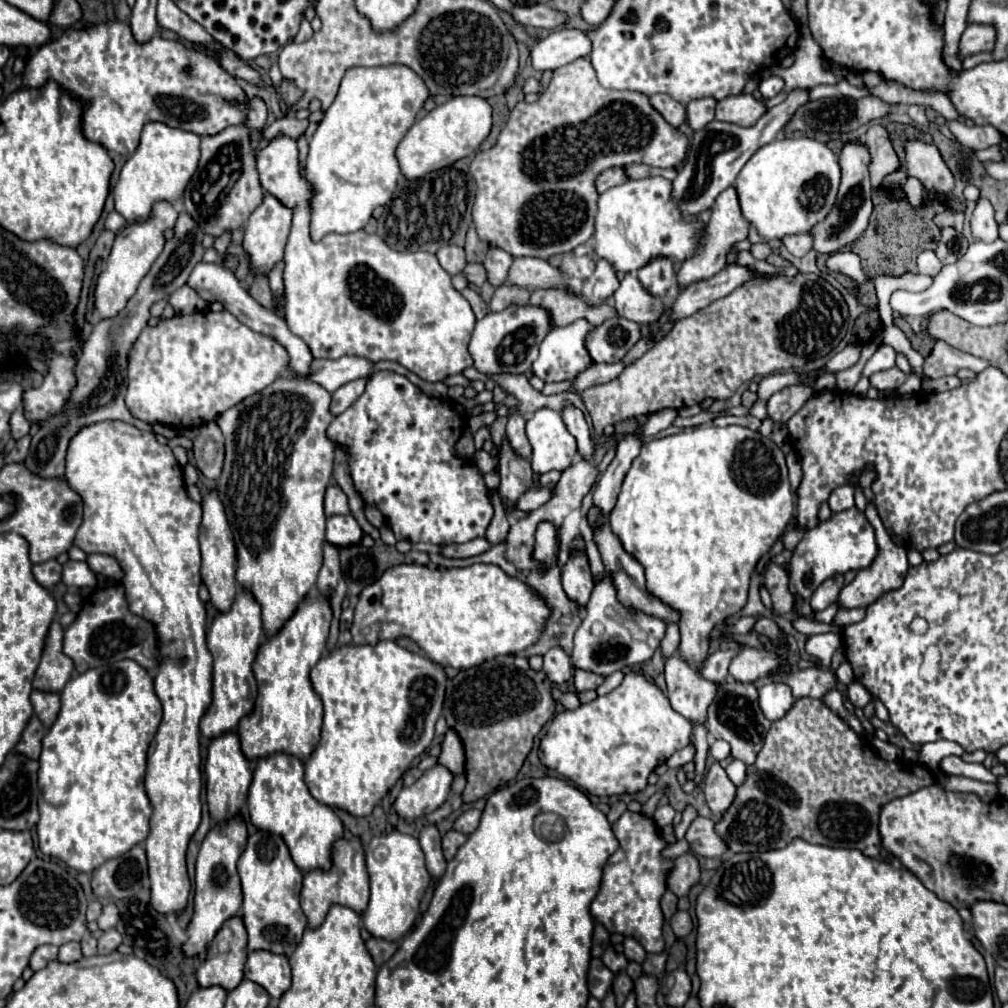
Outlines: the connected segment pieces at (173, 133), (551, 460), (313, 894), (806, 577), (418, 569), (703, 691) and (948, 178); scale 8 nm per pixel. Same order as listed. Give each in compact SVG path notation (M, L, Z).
M146 123L136 153L124 163L120 181L114 187L116 211L128 221L144 221L152 213L152 205L158 201L176 203L194 175L200 159L200 137L188 131L172 129L162 123Z
M538 409L526 421L526 435L532 445L532 469L536 473L564 471L570 467L578 447L558 411Z
M352 837L352 839L340 839L330 855L332 859L332 867L326 869L312 869L308 873L304 873L304 883L302 883L302 893L300 893L300 905L304 915L308 917L308 927L318 927L330 905L346 905L350 909L354 909L356 913L362 913L364 907L368 905L368 871L366 871L366 863L364 863L364 849L360 843L360 837Z
M856 507L832 513L828 521L820 521L816 527L808 529L806 535L800 539L796 549L792 551L792 577L790 577L790 591L792 595L800 595L802 599L810 599L812 591L822 585L828 577L844 575L848 571L858 571L868 567L878 555L876 531L866 519L862 511Z
M400 564L390 567L372 587L360 593L354 609L352 637L354 643L378 643L384 639L396 639L406 635L418 643L418 647L432 661L448 667L468 669L498 655L514 655L534 645L550 619L548 603L524 581L506 575L498 565L472 565L464 569L436 569L417 564Z
M670 657L666 663L666 685L672 709L692 723L704 725L708 707L718 693L718 685L700 679L694 667L676 657Z
M918 139L904 143L904 167L908 177L920 179L920 183L936 191L940 195L948 195L954 187L954 177L948 171L944 159L938 153L938 147L934 143L924 143Z

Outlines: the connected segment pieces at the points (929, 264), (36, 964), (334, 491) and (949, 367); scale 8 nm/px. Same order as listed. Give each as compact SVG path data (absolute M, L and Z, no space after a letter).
M934 251L918 253L916 255L916 265L918 265L918 273L922 273L922 275L936 275L942 269L942 263L934 255Z
M40 945L40 947L32 953L32 957L30 957L30 967L32 967L34 971L44 969L44 967L48 965L48 961L52 961L52 959L56 959L56 957L58 957L58 947L56 947L56 945Z
M328 485L326 497L324 497L324 509L326 509L326 517L348 515L350 513L348 497L344 495L344 491L338 485Z
M936 341L932 353L926 357L924 373L932 379L938 379L944 375L956 375L958 369L970 369L974 373L980 373L986 367L990 367L990 363L986 359L980 359L980 357L974 357L960 349L954 349L944 341Z

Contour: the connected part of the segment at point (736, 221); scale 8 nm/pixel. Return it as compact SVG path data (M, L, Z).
M728 187L726 191L722 191L712 207L712 217L708 221L708 235L704 235L704 251L700 251L700 255L696 255L696 259L688 259L688 263L684 263L680 267L680 271L676 273L676 283L680 289L686 289L688 285L696 283L696 281L704 281L714 277L718 271L724 269L726 265L726 255L730 251L730 247L742 239L748 237L748 227L750 223L742 217L740 211L740 203L738 203L738 195L734 187Z

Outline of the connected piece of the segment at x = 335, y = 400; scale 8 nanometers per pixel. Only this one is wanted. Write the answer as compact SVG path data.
M356 379L356 381L346 383L346 385L342 385L340 389L336 389L336 391L332 393L330 413L332 413L332 415L344 413L344 411L364 393L364 383L366 383L366 379Z

